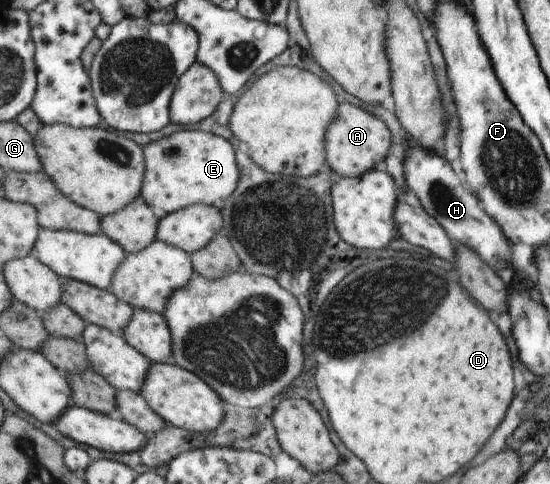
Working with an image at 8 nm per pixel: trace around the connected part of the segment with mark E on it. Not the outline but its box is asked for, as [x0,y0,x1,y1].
[141,130,240,219]

